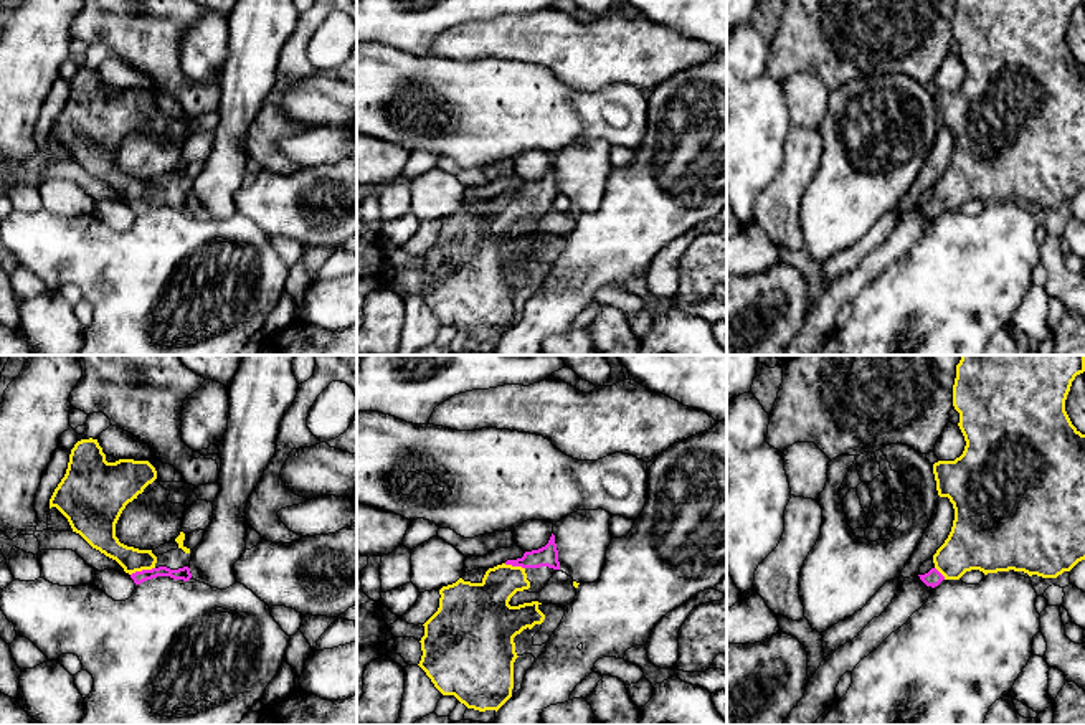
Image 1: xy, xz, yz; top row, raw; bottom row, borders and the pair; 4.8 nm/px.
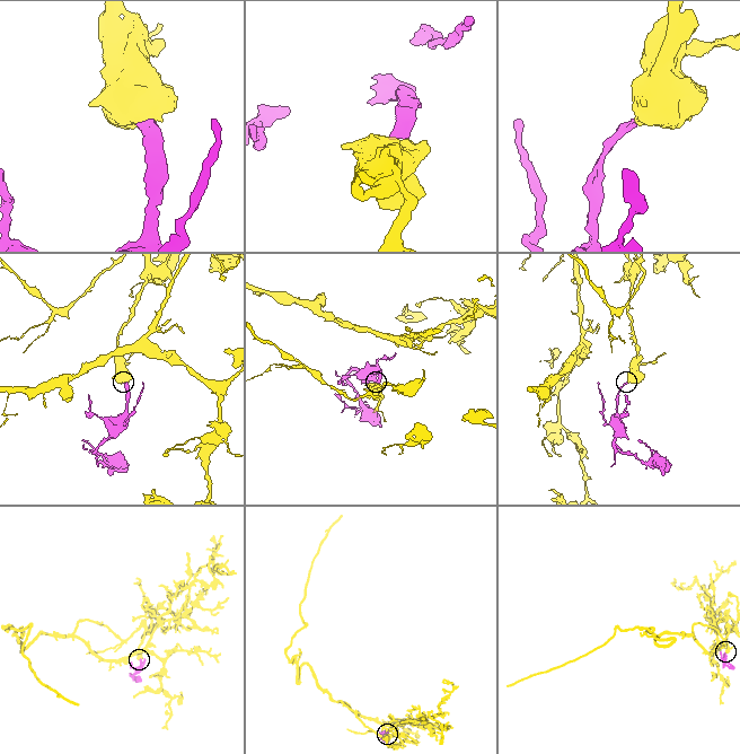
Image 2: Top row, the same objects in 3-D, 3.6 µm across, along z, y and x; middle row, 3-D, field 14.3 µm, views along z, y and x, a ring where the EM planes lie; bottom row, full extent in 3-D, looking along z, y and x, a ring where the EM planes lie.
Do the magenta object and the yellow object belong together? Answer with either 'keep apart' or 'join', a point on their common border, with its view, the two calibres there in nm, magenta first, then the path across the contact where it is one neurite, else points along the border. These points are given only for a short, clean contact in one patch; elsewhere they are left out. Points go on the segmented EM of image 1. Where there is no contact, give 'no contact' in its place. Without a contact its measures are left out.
join; meets magenta in xy at (142, 570); 70 nm thick on the magenta side, 130 nm on the other; runs through xy (184, 573), (142, 570), (103, 537)

